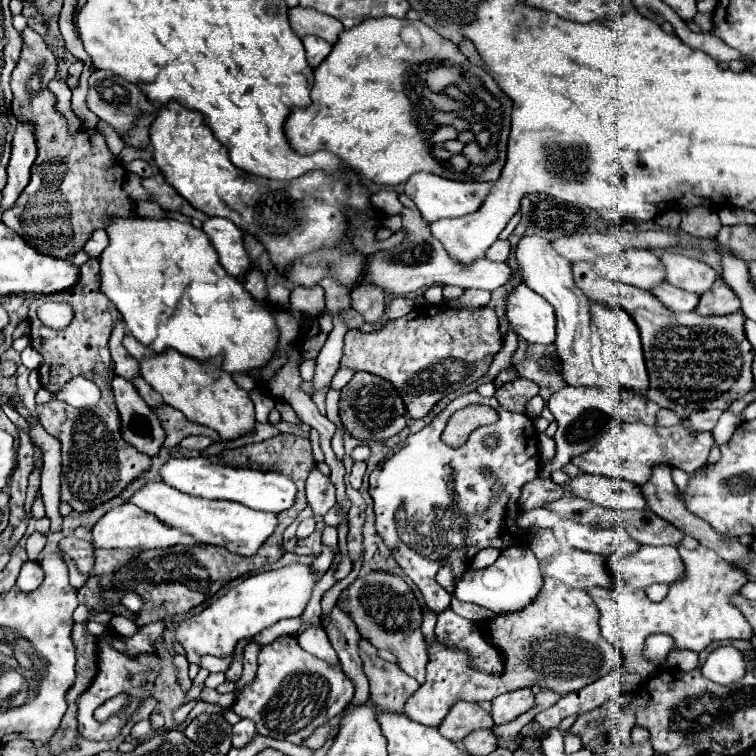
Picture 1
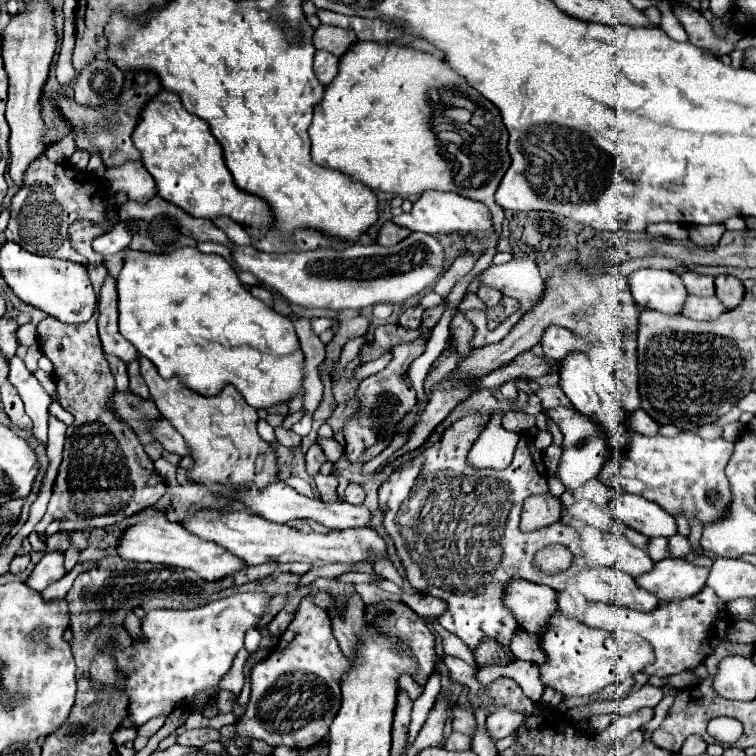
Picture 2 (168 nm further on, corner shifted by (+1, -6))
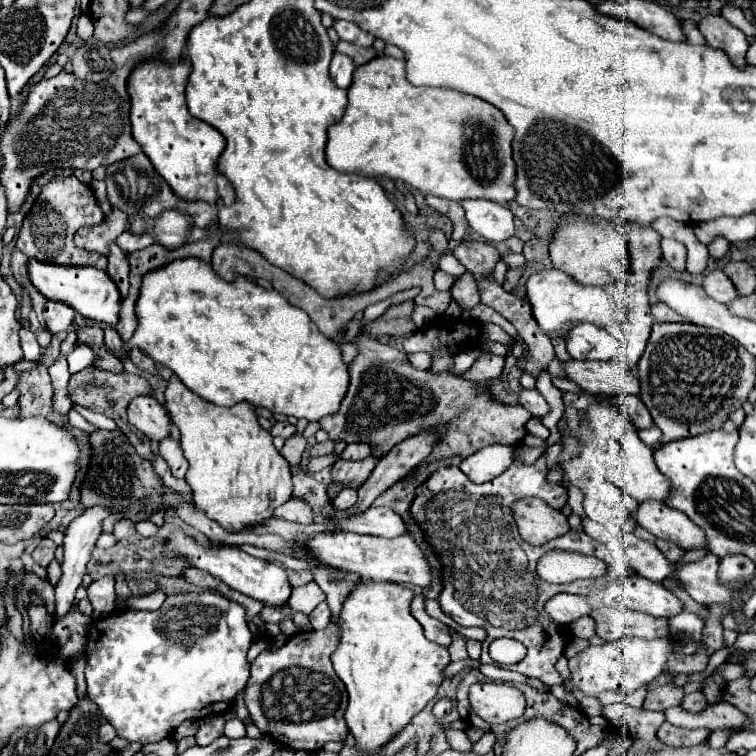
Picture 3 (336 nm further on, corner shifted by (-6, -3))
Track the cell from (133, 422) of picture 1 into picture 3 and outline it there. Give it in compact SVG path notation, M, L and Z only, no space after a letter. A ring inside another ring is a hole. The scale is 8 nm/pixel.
M106 327L104 329L104 343L108 345L108 347L112 347L112 349L122 349L122 339L120 339L120 335L116 333L116 329L112 329L112 327Z

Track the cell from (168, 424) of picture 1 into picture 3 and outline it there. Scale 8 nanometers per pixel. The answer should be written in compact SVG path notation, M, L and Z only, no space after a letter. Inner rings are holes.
M86 367L86 369L78 371L78 373L74 373L70 377L70 383L68 383L68 395L70 395L72 403L76 403L76 405L80 405L84 409L96 411L96 413L104 413L106 417L112 417L118 423L118 427L122 429L122 433L128 437L128 441L134 445L138 455L152 461L154 453L150 449L150 439L146 435L142 435L138 429L134 429L134 425L130 425L128 417L126 417L126 401L132 401L134 397L146 395L146 393L152 393L148 381L138 377L138 375L126 373L126 371L124 373L106 373L104 369Z

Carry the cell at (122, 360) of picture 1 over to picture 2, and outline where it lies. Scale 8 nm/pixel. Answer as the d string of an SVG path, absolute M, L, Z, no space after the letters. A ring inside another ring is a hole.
M107 276L101 296L99 296L99 336L103 342L103 350L111 356L121 358L125 364L137 358L137 350L121 336L117 328L117 292L115 292L115 278Z

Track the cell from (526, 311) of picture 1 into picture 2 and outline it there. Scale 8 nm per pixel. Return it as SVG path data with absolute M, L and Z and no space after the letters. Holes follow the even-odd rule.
M561 326L545 328L540 344L544 355L553 360L561 360L567 352L573 352L579 348L585 350L585 342L581 338L577 338L571 330L561 328Z

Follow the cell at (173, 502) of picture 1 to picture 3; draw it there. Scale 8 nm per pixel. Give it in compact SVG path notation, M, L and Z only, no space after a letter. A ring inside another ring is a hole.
M338 531L338 533L316 535L314 539L306 541L304 545L322 563L336 567L336 569L360 573L360 577L364 581L368 581L368 579L372 579L372 581L394 581L394 583L414 585L414 587L420 587L420 589L424 589L432 583L432 567L426 559L426 553L420 549L420 545L410 535L396 537L396 539L384 539L384 537Z

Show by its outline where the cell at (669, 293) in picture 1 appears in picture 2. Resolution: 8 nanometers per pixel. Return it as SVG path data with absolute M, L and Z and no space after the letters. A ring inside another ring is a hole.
M689 296L687 304L683 306L683 314L693 320L715 320L723 312L727 312L727 308L723 308L723 304L719 304L719 300L713 296L711 298Z

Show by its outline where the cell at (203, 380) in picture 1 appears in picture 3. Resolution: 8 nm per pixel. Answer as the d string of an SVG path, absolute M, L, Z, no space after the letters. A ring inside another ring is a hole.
M176 375L170 379L164 395L170 419L174 421L174 425L178 425L182 433L180 443L190 463L184 479L192 491L196 509L206 513L230 533L238 533L272 519L274 509L278 505L284 505L292 497L292 475L288 461L272 445L272 435L260 427L258 417L254 413L254 405L238 403L234 407L216 407L214 403L204 401L200 395L192 393L188 387L178 383Z

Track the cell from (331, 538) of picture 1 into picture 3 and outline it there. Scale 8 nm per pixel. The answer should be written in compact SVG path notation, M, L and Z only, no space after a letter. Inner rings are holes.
M334 623L328 625L324 631L300 631L292 635L280 649L272 651L266 647L254 661L252 661L252 675L244 691L244 703L250 711L252 721L256 727L270 735L280 747L318 753L324 743L328 741L344 741L348 735L348 727L344 721L344 711L348 705L348 693L332 669L330 655L338 645L338 627Z

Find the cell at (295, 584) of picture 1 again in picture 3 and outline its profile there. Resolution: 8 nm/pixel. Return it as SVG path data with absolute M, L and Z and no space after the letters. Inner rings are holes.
M176 593L170 595L158 611L126 609L104 619L94 619L86 639L88 697L116 729L116 735L128 743L158 743L170 737L176 727L188 719L202 719L218 711L224 713L250 679L246 655L254 635L248 629L244 607L218 593Z

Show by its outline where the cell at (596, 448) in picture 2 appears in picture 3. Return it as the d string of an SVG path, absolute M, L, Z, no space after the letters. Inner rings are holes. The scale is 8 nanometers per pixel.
M522 389L518 401L520 401L520 405L522 405L524 409L528 409L534 417L544 417L544 415L550 411L548 403L546 403L544 397L538 393L538 389Z

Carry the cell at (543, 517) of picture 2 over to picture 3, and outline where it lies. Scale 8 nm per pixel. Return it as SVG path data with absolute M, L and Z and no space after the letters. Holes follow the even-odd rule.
M526 497L510 505L510 509L514 513L520 537L530 545L546 545L546 541L562 537L570 531L568 519L542 499Z

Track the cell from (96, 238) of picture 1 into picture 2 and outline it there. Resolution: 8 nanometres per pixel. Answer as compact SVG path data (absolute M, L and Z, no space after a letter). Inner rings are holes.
M119 222L111 232L105 232L93 240L93 250L101 256L113 256L131 244L131 230L125 222Z

